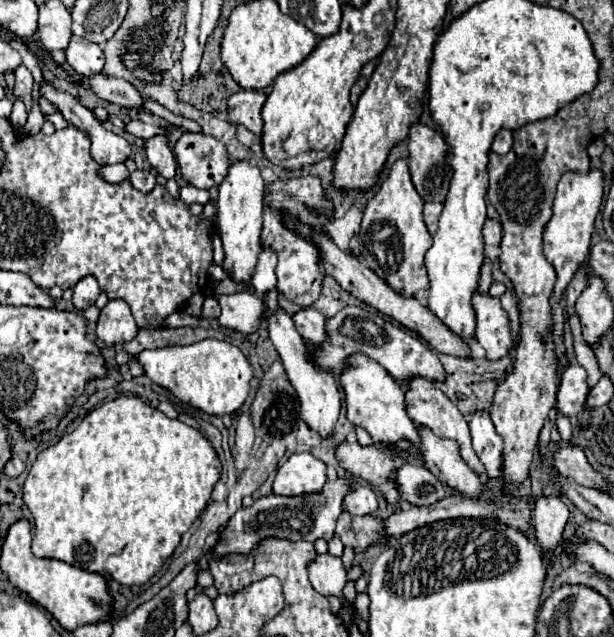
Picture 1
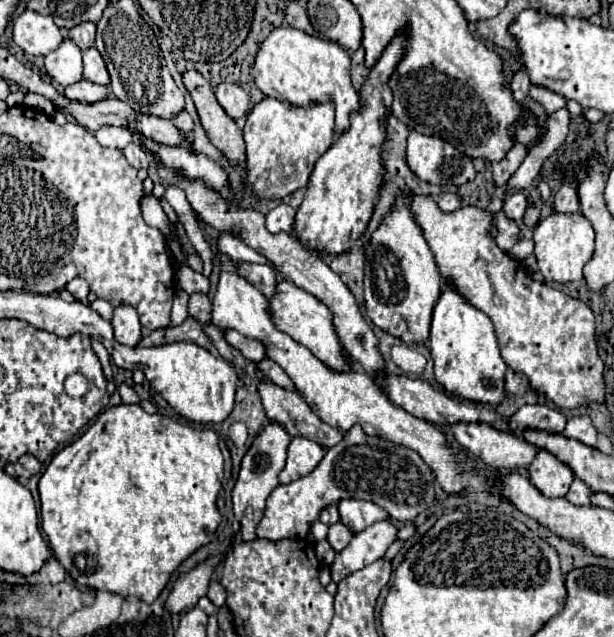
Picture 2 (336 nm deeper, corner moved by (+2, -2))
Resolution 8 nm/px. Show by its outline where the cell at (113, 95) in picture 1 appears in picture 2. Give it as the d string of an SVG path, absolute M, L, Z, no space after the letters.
M182 111L180 115L174 117L174 125L176 125L182 133L188 133L188 131L194 129L194 121L192 121L192 117L190 117L186 111Z

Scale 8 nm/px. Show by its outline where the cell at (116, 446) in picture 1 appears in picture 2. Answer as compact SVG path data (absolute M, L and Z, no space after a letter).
M116 405L102 411L80 439L76 439L74 443L66 445L60 453L56 453L46 473L42 475L38 483L42 529L50 539L50 549L56 555L58 563L70 573L70 577L78 585L84 585L94 591L108 591L120 597L138 597L146 603L152 603L160 595L160 591L166 587L170 575L178 569L178 565L184 559L188 559L196 549L212 541L222 521L222 515L216 507L216 499L222 487L222 475L224 475L224 459L218 447L218 435L212 429L194 429L190 425L182 425L176 419L170 419L158 413L150 415L140 405Z

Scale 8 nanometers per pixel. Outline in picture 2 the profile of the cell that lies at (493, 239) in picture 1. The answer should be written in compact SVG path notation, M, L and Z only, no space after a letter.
M514 193L510 199L504 201L504 213L514 221L522 221L526 207L528 207L528 197L524 193Z

